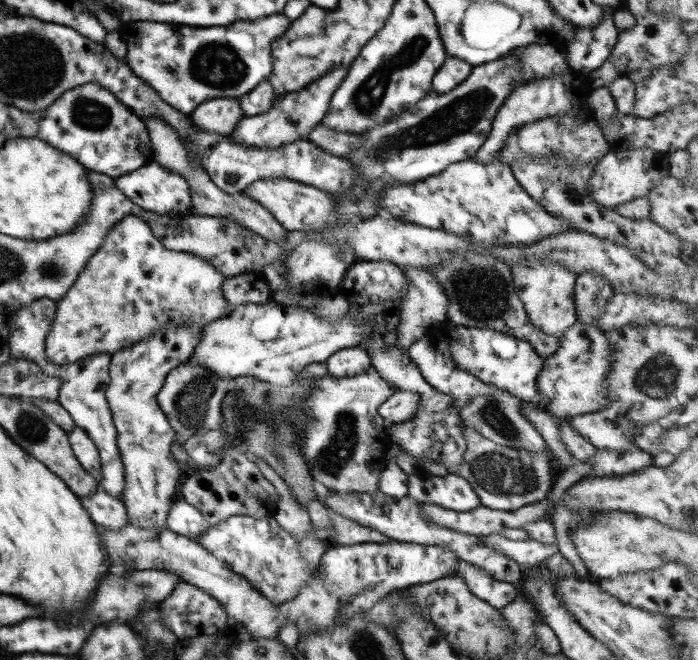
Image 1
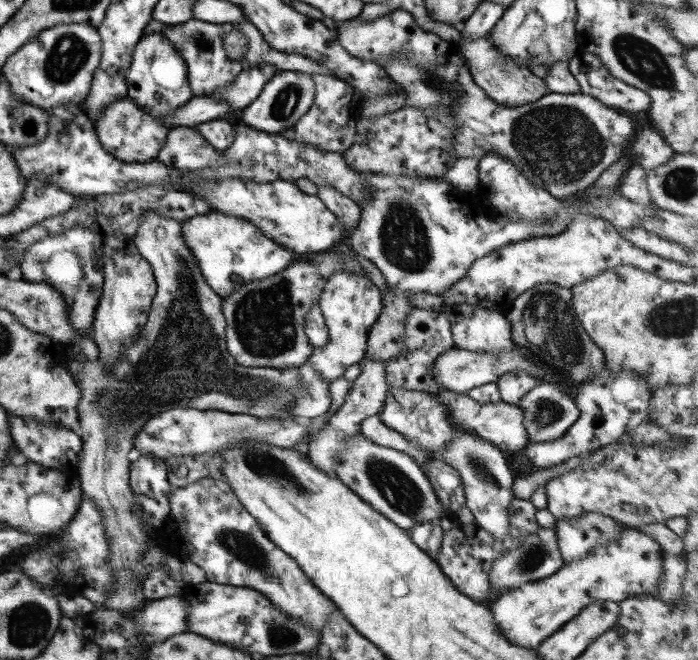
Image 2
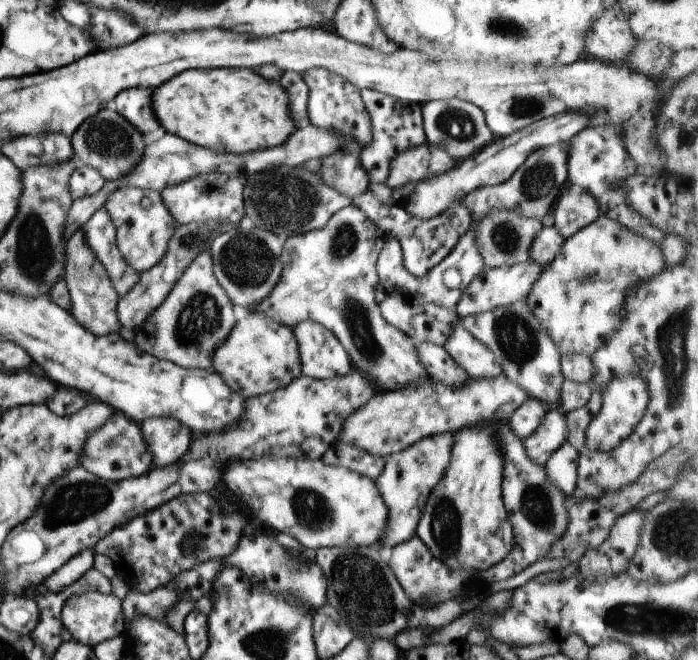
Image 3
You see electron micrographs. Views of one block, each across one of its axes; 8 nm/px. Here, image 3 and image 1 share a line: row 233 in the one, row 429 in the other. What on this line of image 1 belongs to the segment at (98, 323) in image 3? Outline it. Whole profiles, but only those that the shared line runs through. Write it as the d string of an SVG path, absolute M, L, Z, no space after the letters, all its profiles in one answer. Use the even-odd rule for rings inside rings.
M75 426L71 432L67 433L69 446L75 455L75 459L83 470L92 476L97 482L101 480L100 459L95 444L81 428Z

